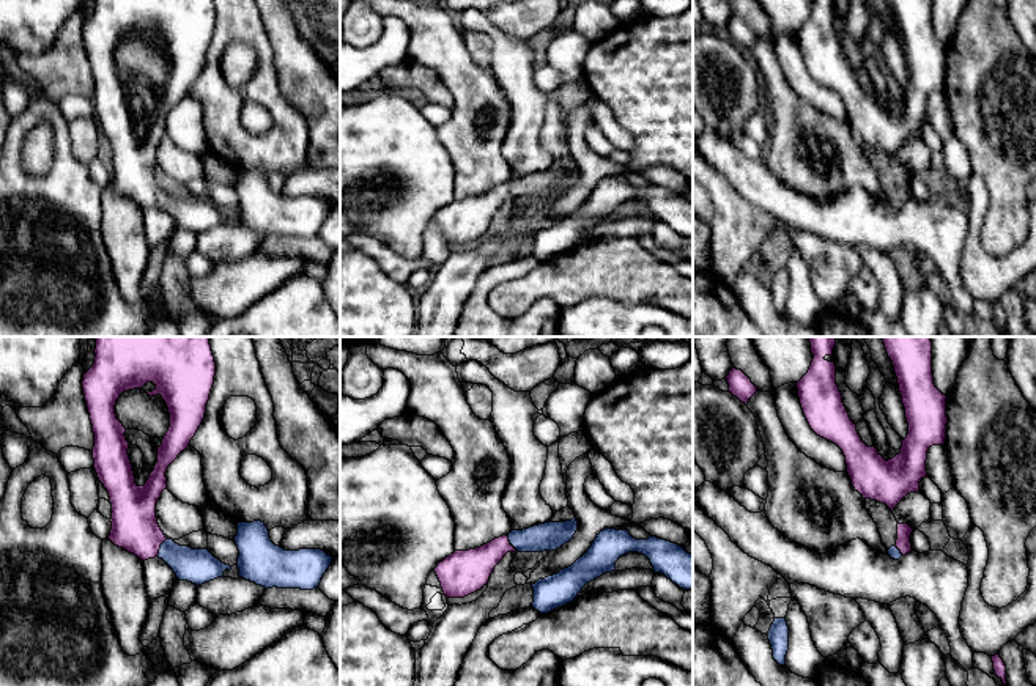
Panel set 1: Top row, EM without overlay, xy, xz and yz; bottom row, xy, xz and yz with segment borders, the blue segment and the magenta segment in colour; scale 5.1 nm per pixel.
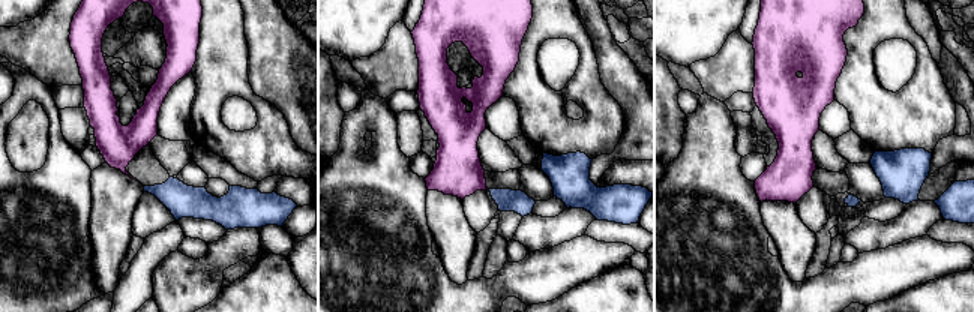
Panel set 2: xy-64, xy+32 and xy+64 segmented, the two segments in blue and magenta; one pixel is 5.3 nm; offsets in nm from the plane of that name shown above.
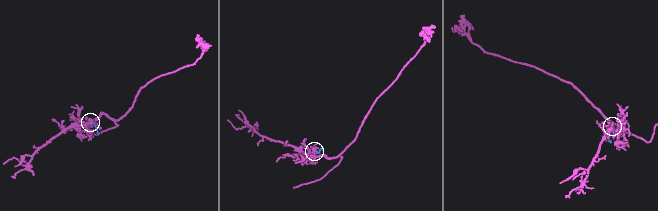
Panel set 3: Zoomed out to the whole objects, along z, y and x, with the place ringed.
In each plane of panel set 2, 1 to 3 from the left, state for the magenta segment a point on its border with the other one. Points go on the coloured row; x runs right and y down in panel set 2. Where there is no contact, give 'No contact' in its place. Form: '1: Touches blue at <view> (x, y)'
1: No contact
2: No contact
3: No contact

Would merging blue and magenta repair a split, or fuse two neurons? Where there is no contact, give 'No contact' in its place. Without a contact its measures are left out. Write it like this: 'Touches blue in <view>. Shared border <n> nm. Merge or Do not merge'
Touches blue in xy. Shared border 110 nm. Merge

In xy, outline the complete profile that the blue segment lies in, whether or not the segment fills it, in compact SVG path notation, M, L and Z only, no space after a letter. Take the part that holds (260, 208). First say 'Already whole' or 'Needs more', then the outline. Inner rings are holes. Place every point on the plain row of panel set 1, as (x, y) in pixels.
Already whole. M261 168L238 170L233 186L239 205L239 225L268 236L318 236L332 205L321 197L285 198L269 186Z

